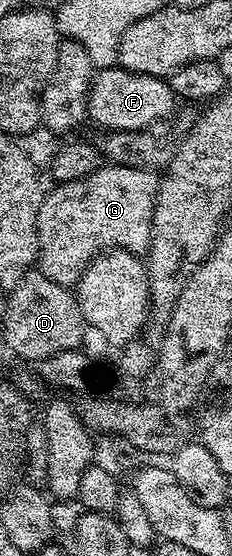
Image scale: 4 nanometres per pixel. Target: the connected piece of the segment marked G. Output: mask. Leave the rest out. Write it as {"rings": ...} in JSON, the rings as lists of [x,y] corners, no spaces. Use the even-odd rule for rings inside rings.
{"rings":[[[103,164],[96,172],[84,176],[80,180],[63,182],[55,185],[54,191],[47,193],[40,204],[40,216],[36,220],[38,233],[37,269],[52,284],[60,284],[67,288],[77,287],[90,263],[99,254],[112,250],[127,250],[129,254],[145,255],[150,249],[152,236],[152,218],[158,192],[159,175],[153,170]]]}

